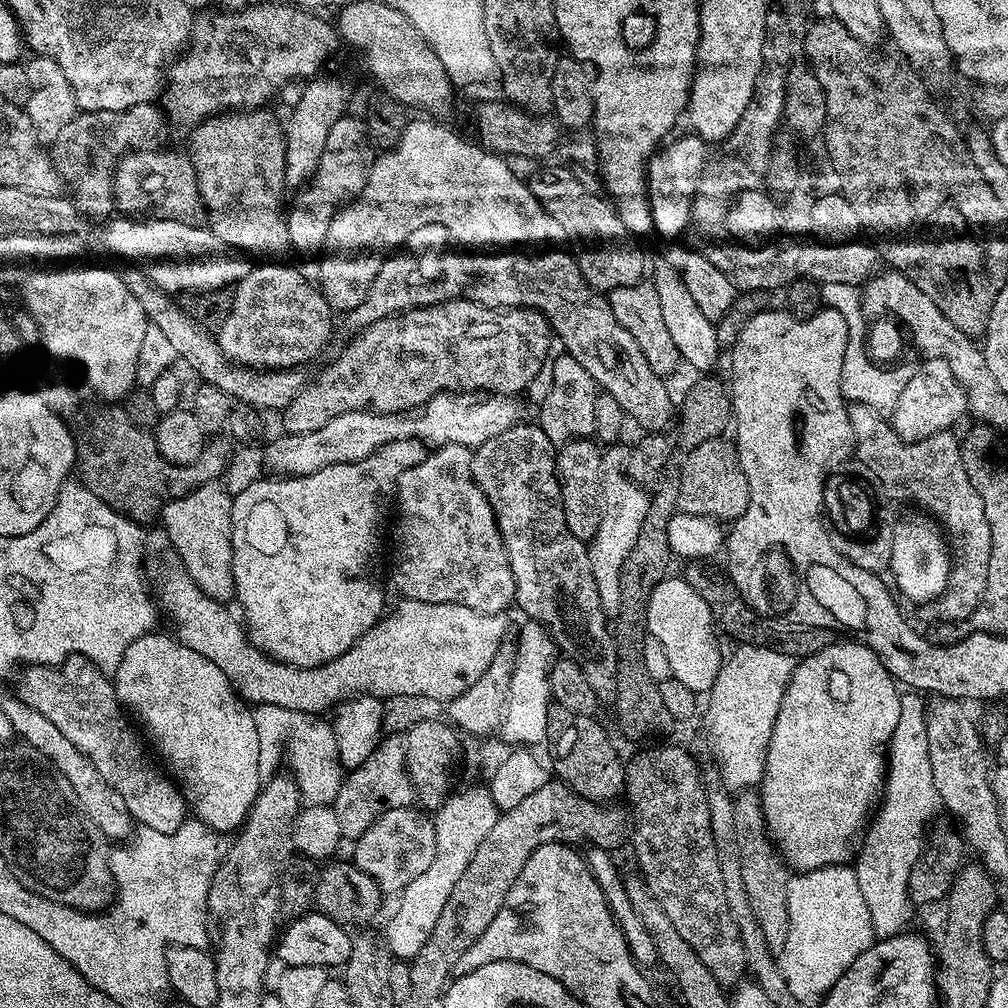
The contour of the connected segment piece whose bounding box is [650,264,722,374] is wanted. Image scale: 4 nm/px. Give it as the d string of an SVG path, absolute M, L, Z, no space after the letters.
M660 264L656 269L651 269L650 282L654 290L658 290L658 303L662 306L662 319L666 322L666 330L670 330L670 339L674 346L678 346L678 354L685 365L697 368L700 374L708 374L713 371L722 352L722 345L716 337L714 321L702 314L702 309L694 302L690 290L686 290L685 277L680 277L680 272L672 264Z

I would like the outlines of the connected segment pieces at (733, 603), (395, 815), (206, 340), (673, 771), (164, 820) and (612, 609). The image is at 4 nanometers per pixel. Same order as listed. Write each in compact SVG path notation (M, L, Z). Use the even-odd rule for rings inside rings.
M688 562L683 565L682 578L698 595L710 606L712 618L716 627L725 637L733 636L740 644L757 644L763 648L778 648L782 654L793 658L803 658L818 654L826 646L837 643L838 634L834 629L822 630L794 630L789 624L779 624L771 620L765 620L763 616L748 605L740 596L740 591L732 584L723 571L716 568L707 568L709 565L704 562Z
M416 806L400 809L386 809L384 813L370 826L359 840L355 841L351 859L386 894L398 894L418 874L424 873L430 862L434 862L436 835L434 834L434 819L427 811Z
M139 267L125 268L128 269L123 269L122 275L126 286L130 290L130 294L134 294L134 298L138 298L148 323L158 326L162 330L166 340L174 346L177 357L181 361L184 359L200 375L199 379L203 383L218 386L218 390L222 390L227 396L232 397L233 401L248 404L259 410L266 410L266 408L282 410L286 406L290 406L290 402L294 402L296 395L303 390L306 383L303 371L295 368L283 370L246 368L227 360L220 349L219 339L209 329L198 326L198 322L194 322L194 318L187 316L169 293L154 286L148 275Z
M676 744L648 748L638 753L632 761L627 761L624 786L629 800L627 803L634 809L634 831L630 836L630 845L636 851L636 860L640 863L639 875L650 894L658 898L658 906L666 910L666 918L670 918L678 934L690 942L694 954L702 958L706 970L710 970L710 974L714 974L721 984L732 986L745 975L748 959L742 944L742 934L726 902L726 886L722 880L722 866L718 860L708 809L708 792L700 782L699 772L695 758Z
M69 656L59 666L32 666L21 672L24 673L18 689L20 699L38 710L38 714L50 718L90 758L104 781L122 794L122 802L126 802L126 810L130 810L137 825L159 832L173 832L183 826L190 812L183 791L152 765L153 757L145 741L140 741L128 725L129 717L116 696L116 685L105 673L79 656Z
M617 442L603 449L600 521L594 538L588 544L588 557L598 586L598 598L602 602L605 613L608 614L615 614L619 610L621 591L618 588L618 580L622 562L637 541L650 499L649 493L628 476L628 450L629 445L624 442Z

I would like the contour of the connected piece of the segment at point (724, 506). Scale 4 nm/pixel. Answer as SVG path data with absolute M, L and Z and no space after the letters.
M717 438L702 442L686 458L681 467L678 488L677 509L686 514L710 516L721 522L737 520L748 505L748 483L742 474L740 460L736 456L736 445L731 439Z

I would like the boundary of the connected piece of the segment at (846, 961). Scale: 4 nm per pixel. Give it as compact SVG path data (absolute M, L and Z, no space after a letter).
M835 864L813 872L796 874L788 882L788 909L790 910L790 934L786 934L786 946L778 953L778 963L786 986L799 1000L819 1001L838 982L838 978L877 939L876 926L870 922L870 910L862 898L855 867Z

